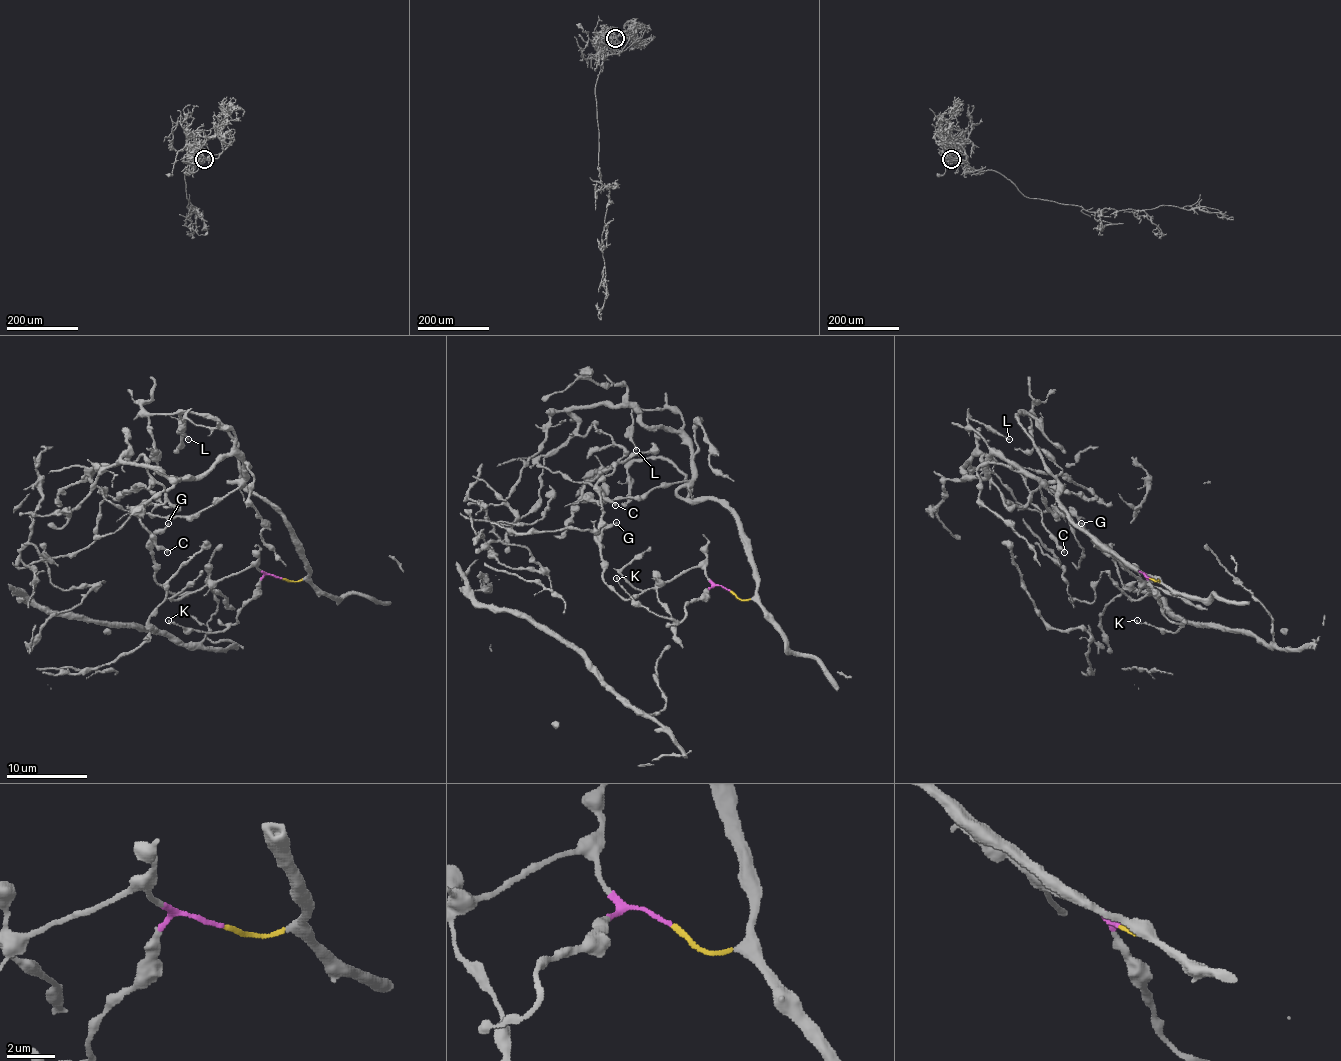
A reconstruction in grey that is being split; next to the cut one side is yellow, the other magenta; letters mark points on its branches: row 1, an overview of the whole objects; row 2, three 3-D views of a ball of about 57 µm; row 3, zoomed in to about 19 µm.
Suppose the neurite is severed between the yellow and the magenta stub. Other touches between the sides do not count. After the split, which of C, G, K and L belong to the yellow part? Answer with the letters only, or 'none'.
C, L

